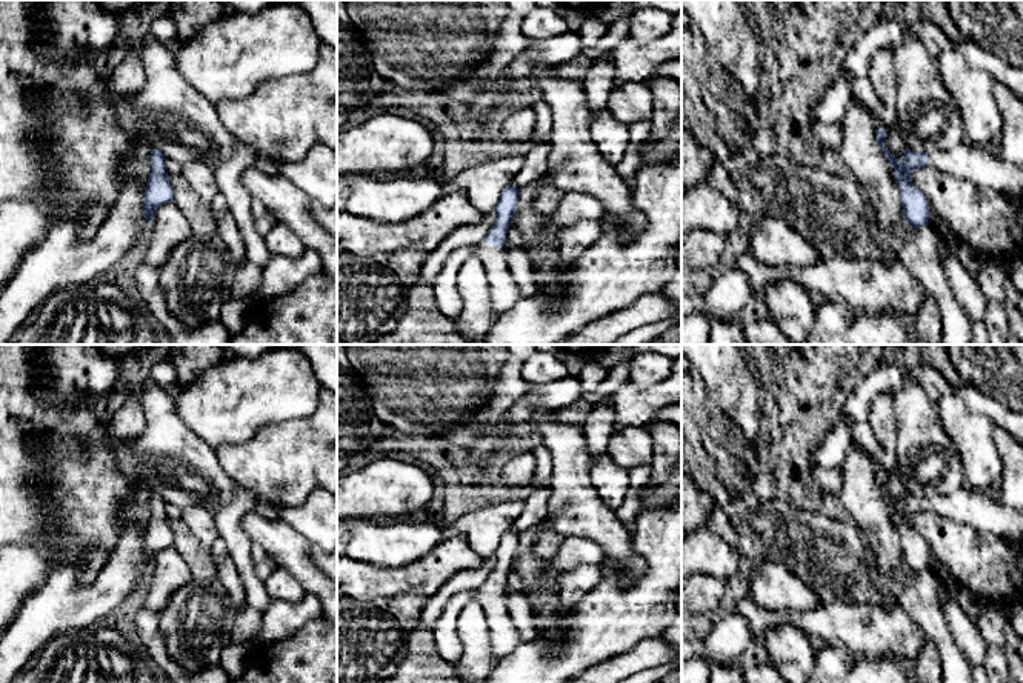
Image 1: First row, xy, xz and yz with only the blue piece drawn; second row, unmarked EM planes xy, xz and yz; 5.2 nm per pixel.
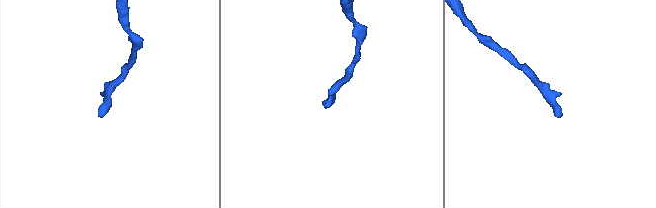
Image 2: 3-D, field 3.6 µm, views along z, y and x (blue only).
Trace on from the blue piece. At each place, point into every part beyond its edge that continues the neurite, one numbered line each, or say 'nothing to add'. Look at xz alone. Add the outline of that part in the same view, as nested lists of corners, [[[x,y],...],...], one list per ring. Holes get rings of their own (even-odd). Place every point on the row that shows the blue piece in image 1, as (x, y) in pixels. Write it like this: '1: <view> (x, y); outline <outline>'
1: xz (505, 293); outline [[[483,242],[475,248],[475,255],[482,260],[488,272],[491,306],[495,322],[505,311],[518,302],[521,294],[508,268],[503,248],[495,248]]]

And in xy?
nothing to add

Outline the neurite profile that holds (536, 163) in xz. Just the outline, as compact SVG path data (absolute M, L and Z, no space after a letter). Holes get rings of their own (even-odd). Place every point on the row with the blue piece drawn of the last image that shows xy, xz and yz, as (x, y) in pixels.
M548 138L538 140L535 148L525 157L525 163L515 175L512 185L523 189L532 182L538 182L548 172L548 160L552 146Z

